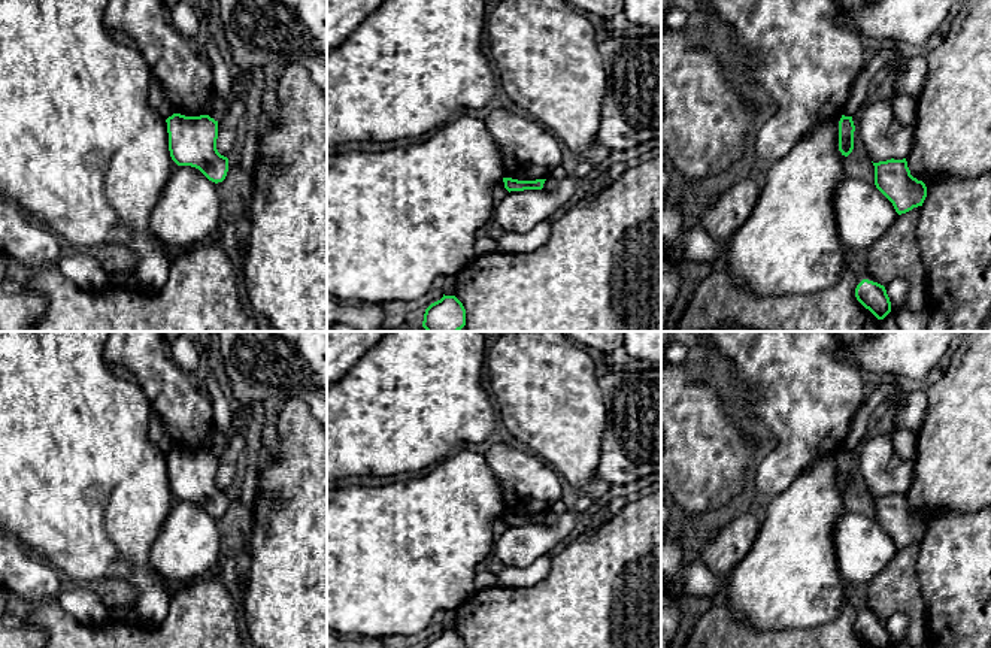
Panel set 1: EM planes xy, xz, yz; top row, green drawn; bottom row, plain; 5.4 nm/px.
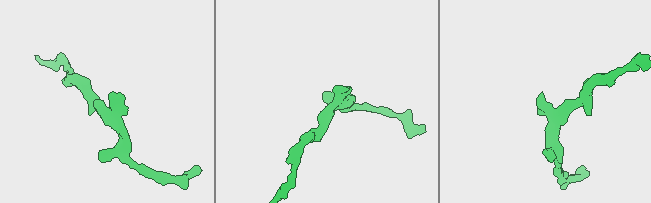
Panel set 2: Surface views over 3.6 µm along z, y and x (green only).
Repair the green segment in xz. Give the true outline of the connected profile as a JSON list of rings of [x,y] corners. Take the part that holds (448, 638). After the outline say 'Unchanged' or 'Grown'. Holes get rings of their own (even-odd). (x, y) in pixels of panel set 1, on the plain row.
[[[445,630],[431,638],[425,648],[466,648],[463,638],[455,630]]]. Unchanged

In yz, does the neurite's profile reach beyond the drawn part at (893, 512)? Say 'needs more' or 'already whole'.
already whole

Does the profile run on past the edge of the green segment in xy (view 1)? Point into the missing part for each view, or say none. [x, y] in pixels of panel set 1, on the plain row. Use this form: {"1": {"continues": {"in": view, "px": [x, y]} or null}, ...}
{"1": {"continues": null}}

